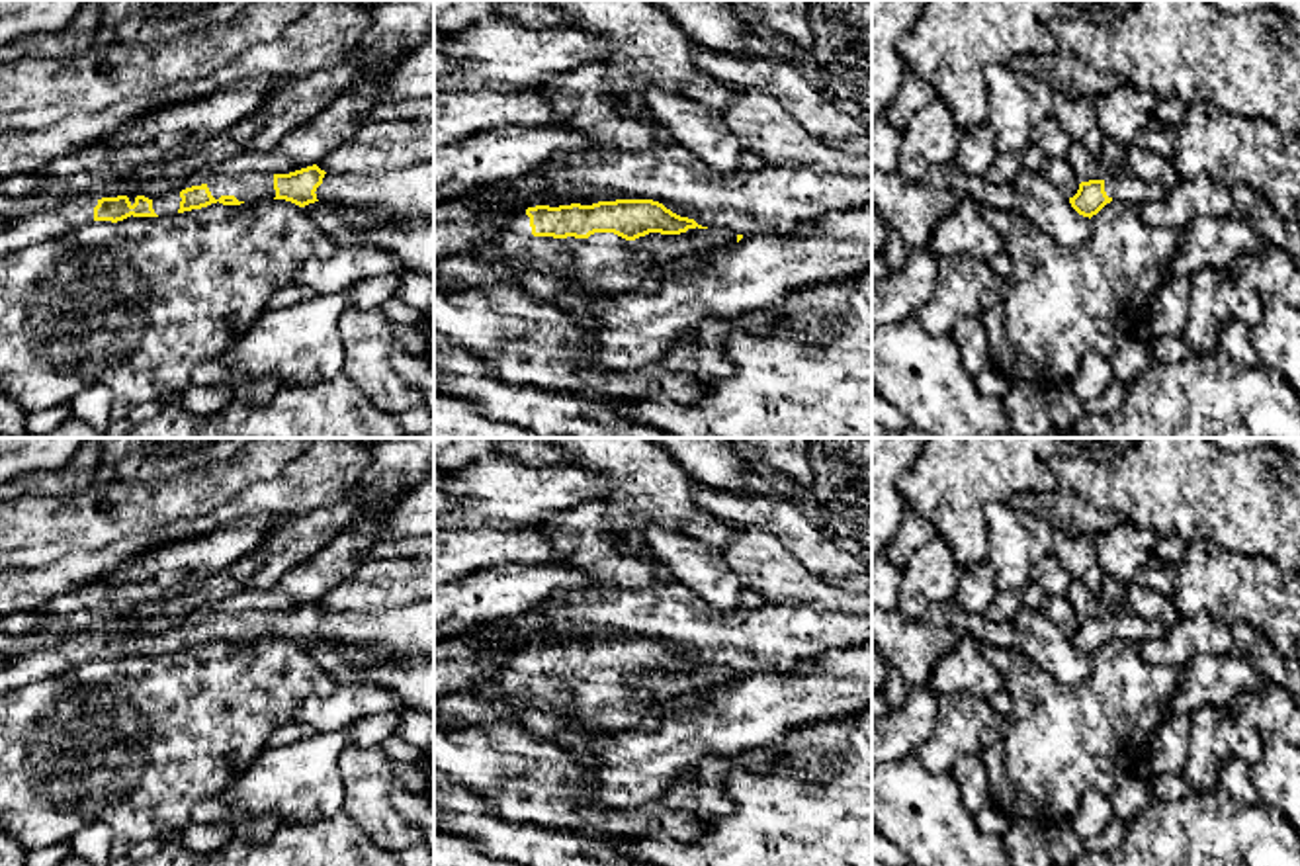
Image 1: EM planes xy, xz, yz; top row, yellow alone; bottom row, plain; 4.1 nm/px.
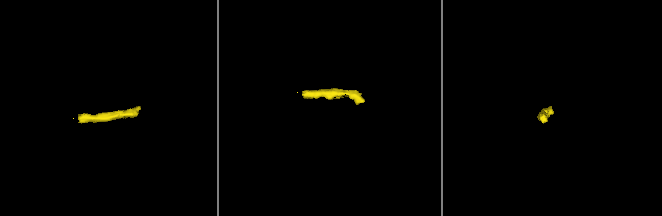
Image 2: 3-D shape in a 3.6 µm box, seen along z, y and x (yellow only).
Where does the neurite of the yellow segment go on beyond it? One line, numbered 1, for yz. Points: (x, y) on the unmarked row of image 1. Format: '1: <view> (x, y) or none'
1: yz (1121, 622)

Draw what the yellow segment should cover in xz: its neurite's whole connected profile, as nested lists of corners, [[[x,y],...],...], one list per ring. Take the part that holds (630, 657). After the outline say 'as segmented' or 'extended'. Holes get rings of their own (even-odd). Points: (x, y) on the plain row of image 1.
[[[653,637],[536,643],[508,651],[506,665],[493,678],[465,690],[487,702],[506,700],[524,712],[518,723],[528,735],[553,743],[569,712],[577,714],[586,733],[637,727],[649,710],[663,704],[641,704],[628,690],[628,680],[696,665],[708,667]]]; extended

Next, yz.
[[[1114,610],[1106,618],[1081,620],[1077,631],[1069,635],[1069,641],[1079,653],[1091,657],[1112,637],[1124,637],[1144,645],[1161,639],[1165,633],[1167,628],[1155,622],[1146,622],[1128,610]]]; extended

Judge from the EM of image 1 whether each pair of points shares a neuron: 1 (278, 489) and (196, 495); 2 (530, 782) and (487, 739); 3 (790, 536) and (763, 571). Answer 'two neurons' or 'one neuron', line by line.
1: two neurons
2: one neuron
3: two neurons

